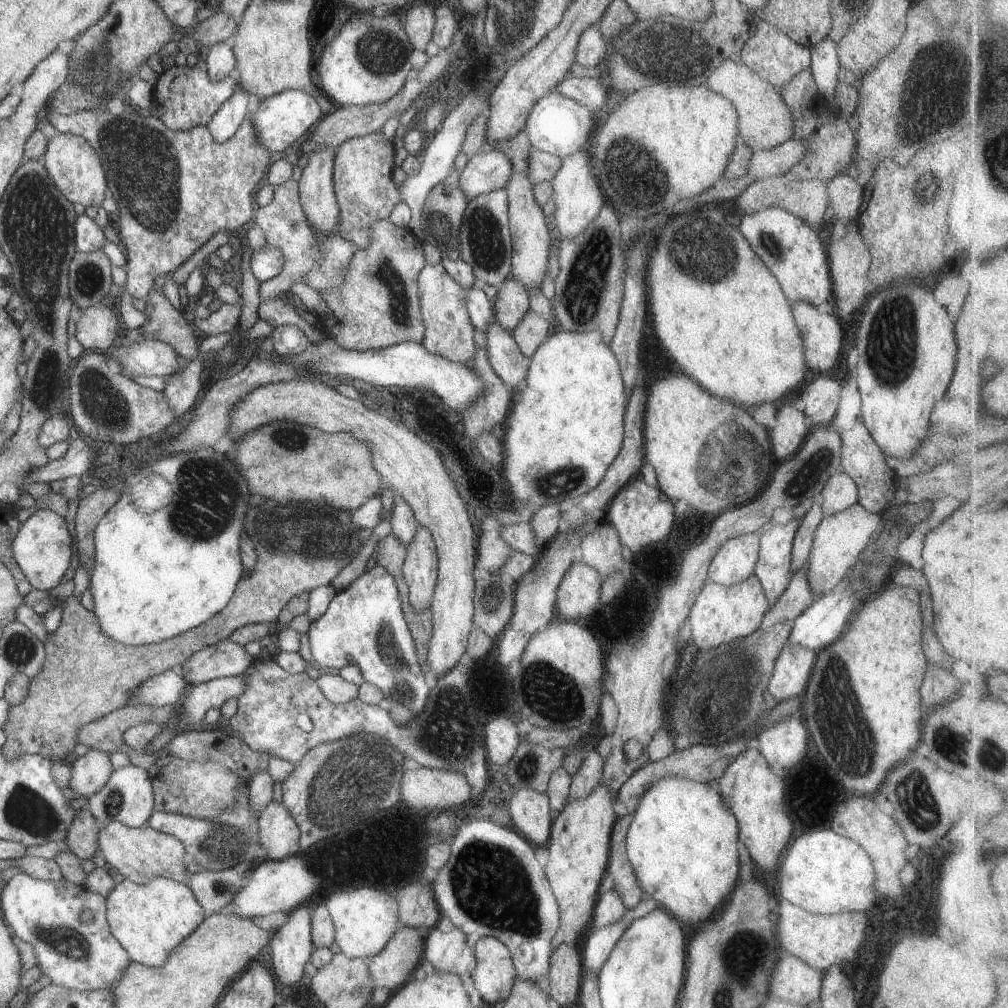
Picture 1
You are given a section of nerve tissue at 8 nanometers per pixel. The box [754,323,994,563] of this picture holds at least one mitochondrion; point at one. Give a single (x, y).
(814, 469)

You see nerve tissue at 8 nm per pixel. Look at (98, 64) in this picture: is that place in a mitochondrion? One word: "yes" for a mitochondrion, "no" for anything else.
yes

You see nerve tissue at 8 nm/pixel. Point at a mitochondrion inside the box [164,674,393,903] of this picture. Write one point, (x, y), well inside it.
(231, 841)

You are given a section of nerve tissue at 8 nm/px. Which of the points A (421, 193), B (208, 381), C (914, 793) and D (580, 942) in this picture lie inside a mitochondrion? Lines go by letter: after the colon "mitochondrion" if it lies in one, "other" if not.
A: other
B: other
C: mitochondrion
D: other

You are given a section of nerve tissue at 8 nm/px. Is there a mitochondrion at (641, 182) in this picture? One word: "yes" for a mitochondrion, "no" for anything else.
yes

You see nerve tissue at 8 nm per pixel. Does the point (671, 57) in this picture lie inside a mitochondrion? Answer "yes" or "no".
yes

